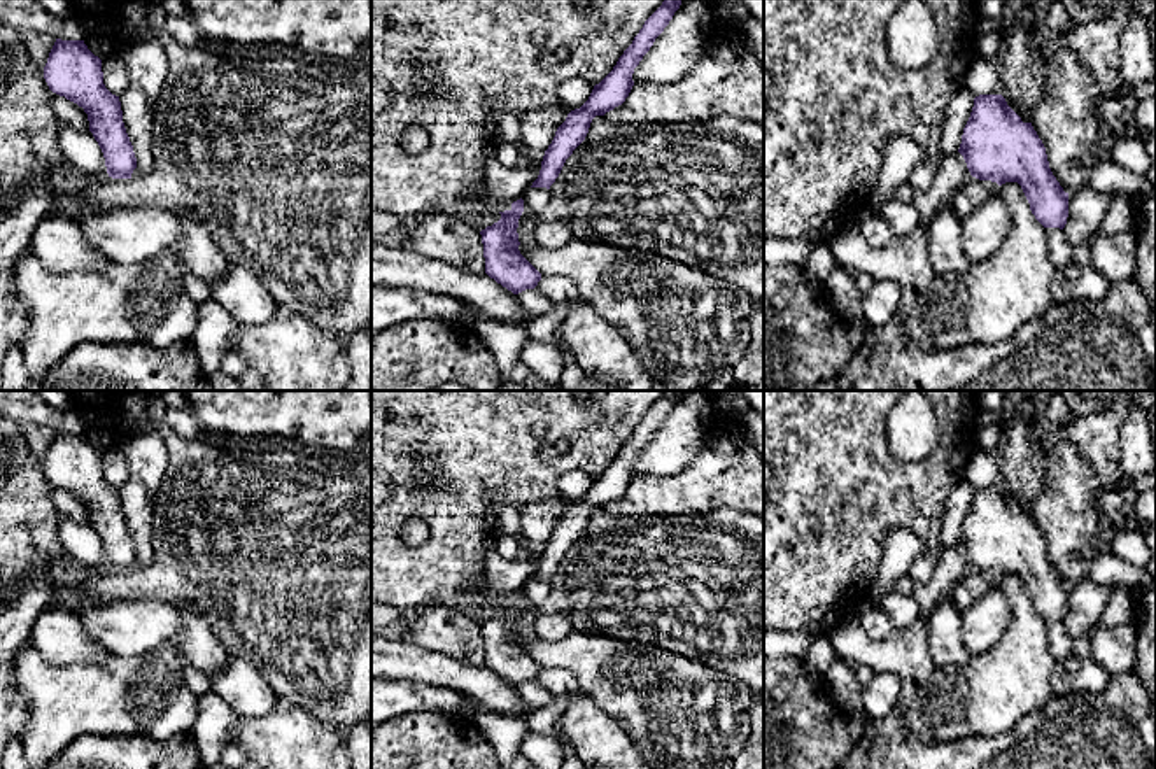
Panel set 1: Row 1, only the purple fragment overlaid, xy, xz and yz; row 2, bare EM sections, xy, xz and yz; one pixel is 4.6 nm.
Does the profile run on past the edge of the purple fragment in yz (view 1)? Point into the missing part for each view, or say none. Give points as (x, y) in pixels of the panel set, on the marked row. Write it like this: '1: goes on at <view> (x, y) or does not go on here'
1: does not go on here

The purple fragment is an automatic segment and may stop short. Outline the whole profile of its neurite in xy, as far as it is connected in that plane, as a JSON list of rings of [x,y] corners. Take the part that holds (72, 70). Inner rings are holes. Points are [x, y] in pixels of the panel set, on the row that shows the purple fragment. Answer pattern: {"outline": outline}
{"outline": [[[56,39],[44,79],[53,93],[77,103],[88,114],[89,131],[103,152],[109,177],[131,179],[137,158],[123,123],[119,96],[103,84],[102,60],[84,40]]]}

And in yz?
{"outline": [[[1002,95],[974,98],[958,152],[972,177],[998,186],[1018,182],[1044,228],[1065,228],[1068,193],[1053,175],[1032,123],[1023,123]]]}

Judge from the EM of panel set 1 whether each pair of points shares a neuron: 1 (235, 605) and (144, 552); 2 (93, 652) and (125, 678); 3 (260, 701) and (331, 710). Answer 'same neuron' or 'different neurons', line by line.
1: different neurons
2: different neurons
3: different neurons

